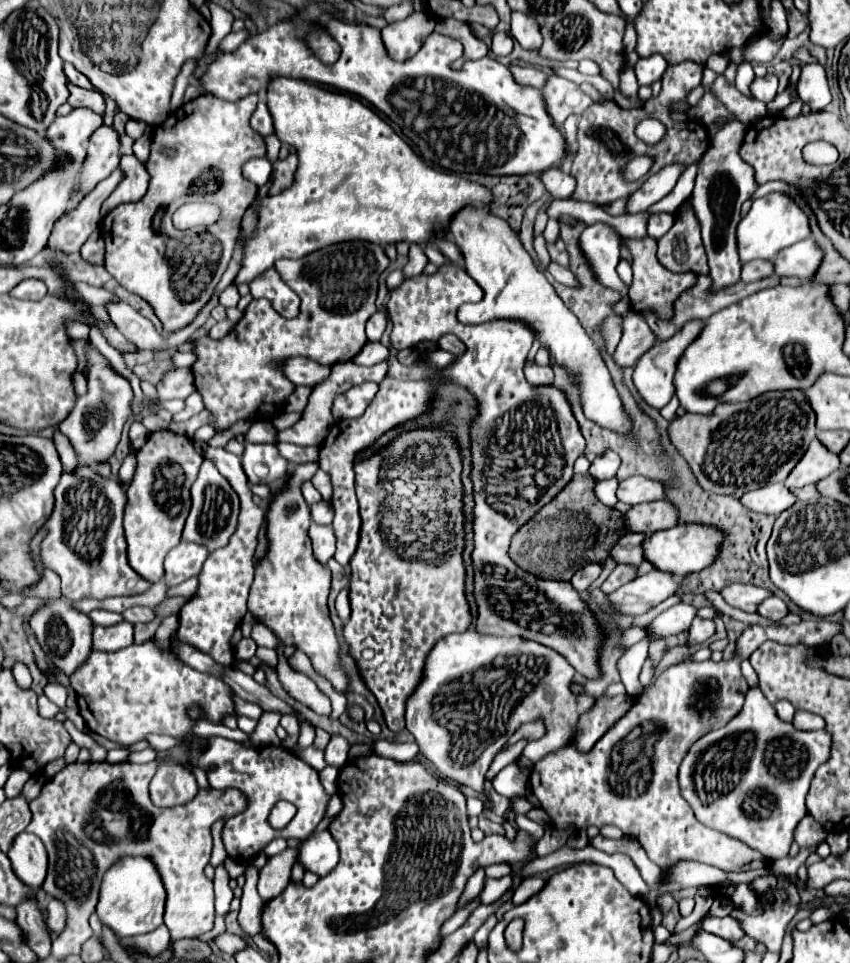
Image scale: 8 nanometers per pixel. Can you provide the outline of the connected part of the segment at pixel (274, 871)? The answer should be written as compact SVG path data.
M286 849L280 855L268 859L268 863L260 869L258 893L264 901L276 897L290 883L290 869L298 857L296 849Z

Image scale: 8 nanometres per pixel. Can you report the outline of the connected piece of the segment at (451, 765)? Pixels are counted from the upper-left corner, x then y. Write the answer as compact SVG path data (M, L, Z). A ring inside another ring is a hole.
M474 629L452 633L442 637L426 657L422 679L406 699L406 729L416 737L422 755L430 759L442 775L484 793L486 771L490 769L496 753L524 723L542 719L546 725L544 737L526 747L526 755L534 763L548 751L556 751L556 747L562 747L574 737L580 715L592 707L595 699L587 695L574 695L570 691L572 675L574 667L560 653L540 643L520 637L480 635Z

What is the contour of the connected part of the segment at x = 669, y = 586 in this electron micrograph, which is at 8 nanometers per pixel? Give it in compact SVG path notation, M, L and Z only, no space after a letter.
M650 571L610 593L608 603L618 615L642 615L676 591L678 581L672 575Z

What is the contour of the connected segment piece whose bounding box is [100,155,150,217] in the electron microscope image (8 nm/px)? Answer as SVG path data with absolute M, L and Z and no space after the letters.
M124 155L120 161L120 171L122 171L122 181L118 183L118 187L110 193L110 197L102 203L102 217L108 215L108 211L112 211L116 205L120 203L130 203L130 201L138 201L148 187L148 171L146 167L134 157L134 155Z

